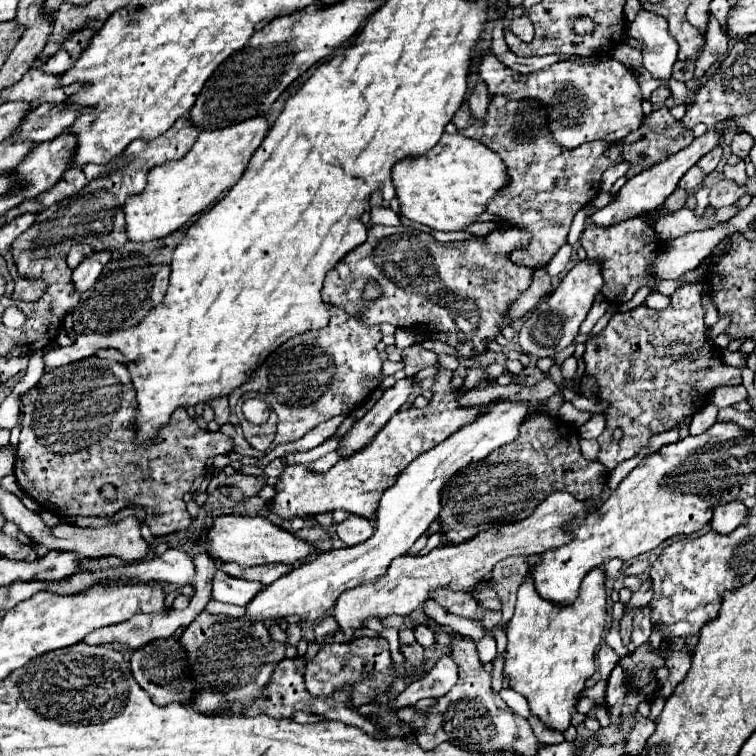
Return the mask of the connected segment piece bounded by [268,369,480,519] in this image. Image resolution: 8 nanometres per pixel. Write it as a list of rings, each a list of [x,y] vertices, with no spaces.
[[[440,369],[440,373],[436,375],[436,383],[432,387],[432,399],[425,409],[411,408],[410,411],[398,411],[364,449],[352,453],[350,457],[342,457],[326,473],[312,471],[306,465],[286,463],[278,477],[276,495],[270,499],[268,509],[282,519],[330,513],[334,509],[374,519],[378,501],[382,497],[380,493],[384,493],[384,489],[388,489],[394,483],[396,475],[404,467],[408,467],[408,463],[416,459],[420,453],[436,447],[438,443],[448,439],[448,435],[460,429],[466,421],[472,421],[480,413],[480,409],[458,407],[456,403],[458,393],[450,387],[450,379],[452,371]]]

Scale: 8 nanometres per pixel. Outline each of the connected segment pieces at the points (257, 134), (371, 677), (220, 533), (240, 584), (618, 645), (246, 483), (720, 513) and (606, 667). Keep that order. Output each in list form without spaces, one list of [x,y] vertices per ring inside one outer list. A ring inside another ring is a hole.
[[[250,117],[226,129],[214,129],[210,133],[200,133],[192,149],[178,161],[166,161],[148,171],[148,185],[144,193],[128,197],[124,205],[126,231],[130,241],[150,241],[174,233],[186,225],[192,217],[206,211],[218,195],[234,187],[244,175],[254,151],[260,147],[268,135],[266,117]]]
[[[360,637],[354,641],[354,645],[346,643],[332,643],[332,645],[322,645],[318,655],[306,665],[306,689],[314,697],[330,697],[336,691],[348,691],[350,695],[350,705],[358,708],[371,702],[376,696],[384,693],[389,688],[396,673],[386,639],[370,639],[370,637]],[[350,683],[350,685],[346,685]]]
[[[220,515],[206,529],[206,539],[202,543],[208,555],[220,563],[238,563],[242,567],[264,565],[264,563],[304,563],[306,557],[314,551],[314,547],[292,533],[280,529],[264,517],[236,517],[236,515]]]
[[[220,567],[214,573],[212,585],[214,585],[212,597],[216,601],[234,603],[234,605],[246,605],[246,601],[250,601],[250,597],[254,597],[254,593],[262,589],[262,585],[258,585],[256,581],[242,581],[236,577],[228,577]]]
[[[612,623],[612,627],[610,627],[610,631],[608,631],[608,635],[606,635],[606,643],[620,655],[620,657],[624,657],[624,655],[628,655],[628,647],[622,643],[622,639],[620,639],[620,633],[618,633],[618,627]]]
[[[232,475],[226,479],[226,485],[236,485],[244,491],[244,497],[256,495],[266,483],[264,477],[246,477],[246,475]]]
[[[730,501],[714,509],[714,517],[710,521],[712,529],[718,533],[732,533],[748,515],[748,509],[742,501]]]
[[[606,643],[600,645],[600,651],[598,651],[598,669],[600,669],[602,681],[606,681],[606,679],[610,677],[610,673],[612,673],[612,669],[616,667],[618,659],[620,659],[620,657],[618,657]]]

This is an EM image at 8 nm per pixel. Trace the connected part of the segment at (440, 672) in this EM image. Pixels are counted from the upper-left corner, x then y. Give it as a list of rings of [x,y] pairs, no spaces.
[[[442,655],[436,659],[434,667],[428,671],[426,677],[408,683],[406,689],[396,699],[392,699],[392,703],[396,705],[396,709],[402,709],[414,705],[418,699],[424,697],[442,697],[456,685],[456,679],[458,679],[456,663],[448,655]]]

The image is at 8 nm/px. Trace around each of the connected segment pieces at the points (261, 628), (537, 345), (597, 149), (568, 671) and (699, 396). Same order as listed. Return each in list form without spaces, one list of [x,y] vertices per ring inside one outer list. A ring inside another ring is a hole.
[[[202,611],[180,637],[194,683],[194,697],[188,707],[208,715],[240,715],[262,695],[274,667],[284,659],[286,643],[274,641],[264,623],[254,625],[254,629],[230,629],[230,625],[220,623],[222,617],[224,615],[208,615]]]
[[[598,259],[578,261],[570,271],[566,271],[556,291],[544,301],[540,301],[538,307],[530,313],[530,317],[522,325],[518,333],[518,341],[524,353],[534,357],[552,357],[562,349],[566,349],[578,335],[578,327],[586,319],[596,295],[602,291],[602,285],[604,285],[604,279],[602,279],[602,269]]]
[[[494,97],[490,101],[486,121],[470,121],[470,113],[466,111],[466,103],[464,103],[458,109],[458,113],[454,115],[454,125],[458,127],[460,135],[478,139],[480,143],[494,149],[494,153],[498,153],[500,159],[504,161],[504,165],[508,169],[508,177],[510,177],[508,185],[500,189],[496,201],[488,203],[486,211],[498,217],[498,221],[496,221],[498,225],[510,225],[510,227],[522,229],[532,235],[528,247],[518,247],[510,253],[510,259],[514,263],[520,263],[520,265],[526,265],[532,269],[542,269],[550,263],[554,253],[566,243],[568,229],[570,229],[570,223],[572,223],[576,211],[582,209],[584,205],[588,205],[600,193],[602,173],[616,161],[622,161],[620,151],[618,151],[618,155],[614,155],[614,161],[608,155],[604,155],[604,149],[608,145],[612,145],[608,141],[580,145],[574,151],[558,149],[558,145],[554,145],[554,141],[550,141],[550,137],[546,137],[546,113],[542,113],[542,107],[534,105],[534,101],[510,101],[506,97]]]
[[[598,565],[586,573],[580,595],[570,605],[556,605],[554,601],[542,599],[530,575],[526,575],[518,589],[514,617],[506,631],[508,647],[504,673],[510,677],[510,687],[528,699],[532,715],[540,717],[544,725],[556,731],[566,731],[584,681],[596,671],[596,647],[606,627],[604,583],[606,573],[604,567]]]
[[[702,281],[692,285],[680,285],[676,293],[670,297],[670,307],[662,311],[648,309],[640,305],[626,313],[614,313],[608,325],[590,341],[586,341],[586,353],[583,354],[586,363],[586,375],[592,377],[598,385],[598,399],[608,401],[608,409],[604,411],[606,429],[598,437],[600,455],[598,461],[612,471],[618,463],[636,455],[650,439],[650,435],[672,429],[684,415],[692,415],[702,409],[712,397],[714,389],[720,385],[740,385],[740,369],[730,367],[722,361],[720,351],[706,337],[704,309],[700,305]],[[622,427],[624,437],[618,443],[612,443],[612,431]]]

